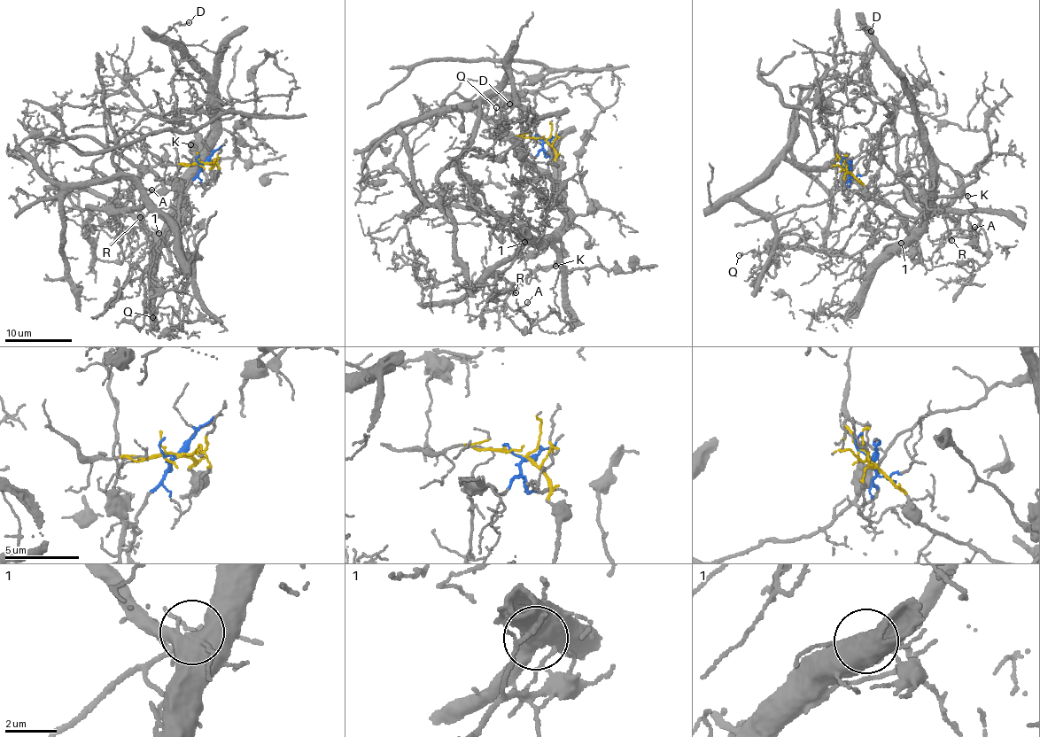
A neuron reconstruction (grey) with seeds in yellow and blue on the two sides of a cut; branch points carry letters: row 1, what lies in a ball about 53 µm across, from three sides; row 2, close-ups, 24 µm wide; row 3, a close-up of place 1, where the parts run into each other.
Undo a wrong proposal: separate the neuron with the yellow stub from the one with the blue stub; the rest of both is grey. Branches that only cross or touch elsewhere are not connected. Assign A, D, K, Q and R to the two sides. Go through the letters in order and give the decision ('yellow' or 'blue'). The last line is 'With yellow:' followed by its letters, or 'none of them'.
A: yellow
D: yellow
K: yellow
Q: blue
R: yellow
With yellow: A, D, K, R

